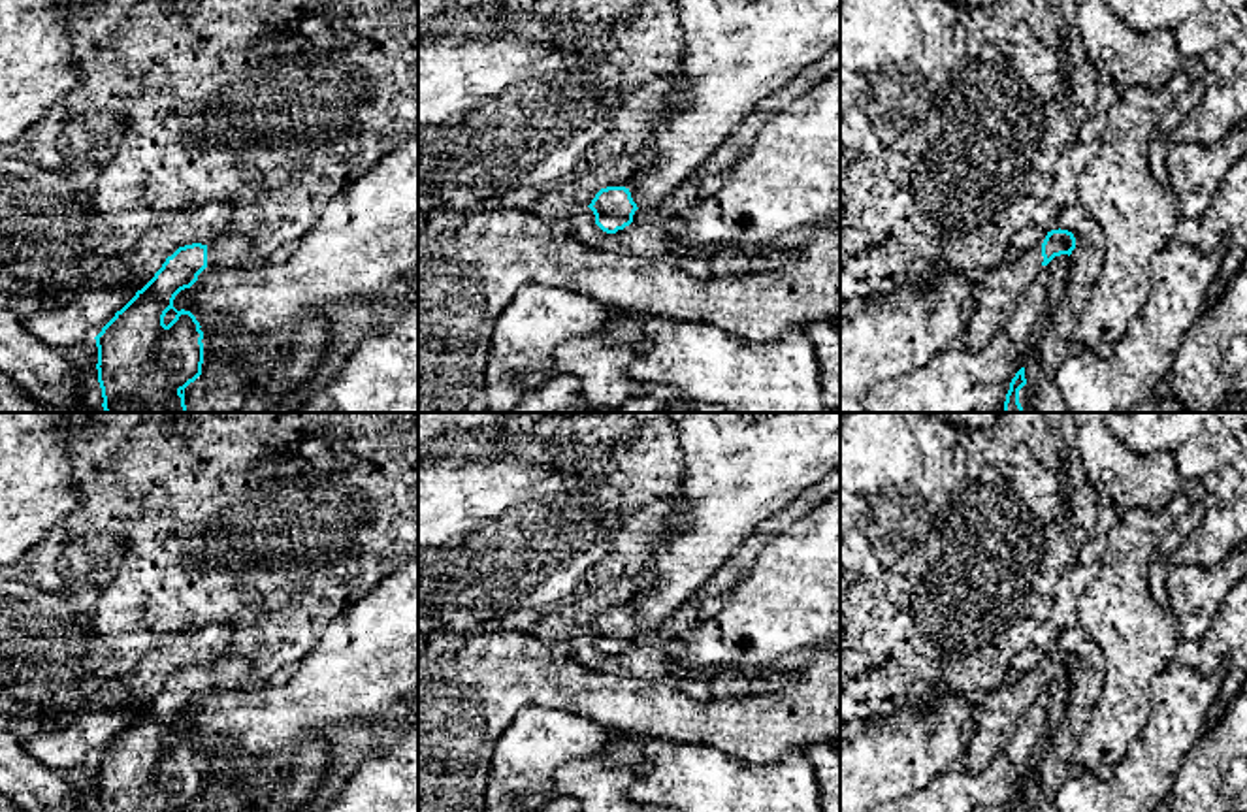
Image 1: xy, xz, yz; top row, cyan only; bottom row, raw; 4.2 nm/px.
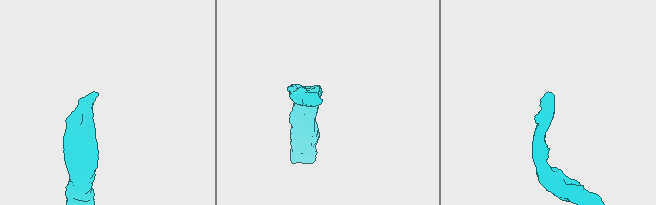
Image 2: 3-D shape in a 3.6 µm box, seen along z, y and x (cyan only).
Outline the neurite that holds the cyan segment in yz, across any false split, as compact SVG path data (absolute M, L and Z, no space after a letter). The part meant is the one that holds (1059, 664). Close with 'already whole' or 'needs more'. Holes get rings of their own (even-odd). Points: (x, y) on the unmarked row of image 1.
M1061 650L1047 654L1042 665L1042 678L1044 678L1042 688L1047 688L1055 678L1061 676L1070 678L1074 671L1076 671L1076 659L1072 654Z; already whole

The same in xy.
M207 667L179 669L154 699L115 735L94 759L98 804L102 812L185 812L202 797L203 754L190 733L173 729L175 718L190 710L207 690Z; already whole

